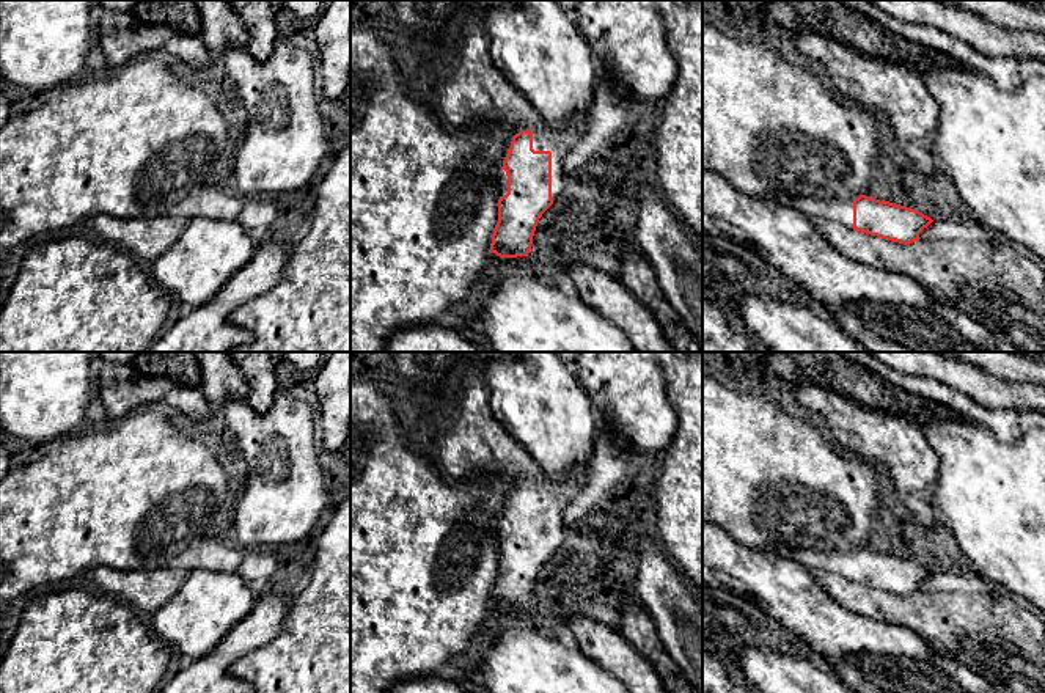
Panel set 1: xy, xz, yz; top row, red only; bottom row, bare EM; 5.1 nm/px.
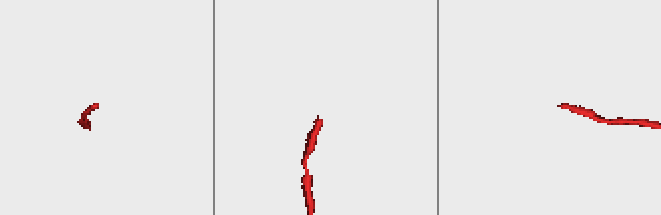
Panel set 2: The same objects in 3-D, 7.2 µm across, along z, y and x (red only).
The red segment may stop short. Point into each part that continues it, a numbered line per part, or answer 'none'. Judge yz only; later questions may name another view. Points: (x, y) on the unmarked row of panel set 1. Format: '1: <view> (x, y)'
1: yz (841, 563)

